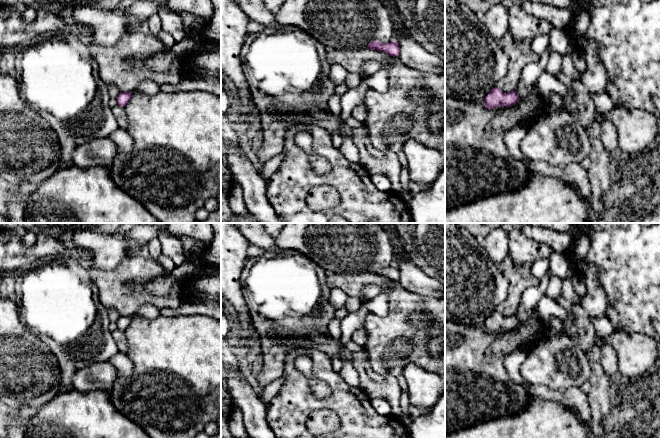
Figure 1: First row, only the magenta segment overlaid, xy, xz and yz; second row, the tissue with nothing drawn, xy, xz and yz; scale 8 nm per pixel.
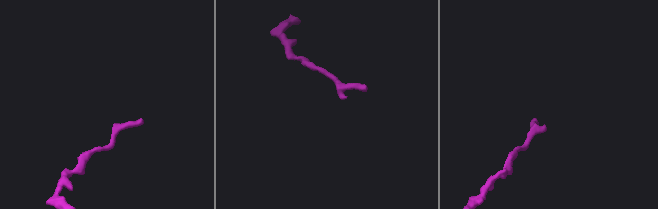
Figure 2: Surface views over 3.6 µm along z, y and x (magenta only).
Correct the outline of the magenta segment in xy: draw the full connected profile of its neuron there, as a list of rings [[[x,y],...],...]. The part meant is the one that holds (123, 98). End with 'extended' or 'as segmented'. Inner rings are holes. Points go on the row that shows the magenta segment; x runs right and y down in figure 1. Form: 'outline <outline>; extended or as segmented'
outline [[[120,92],[117,97],[117,103],[119,106],[125,107],[132,97],[132,92]]]; as segmented

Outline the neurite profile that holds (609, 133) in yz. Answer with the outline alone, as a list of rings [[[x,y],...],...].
[[[604,121],[601,124],[601,140],[605,149],[611,154],[618,149],[617,130],[614,124]]]

